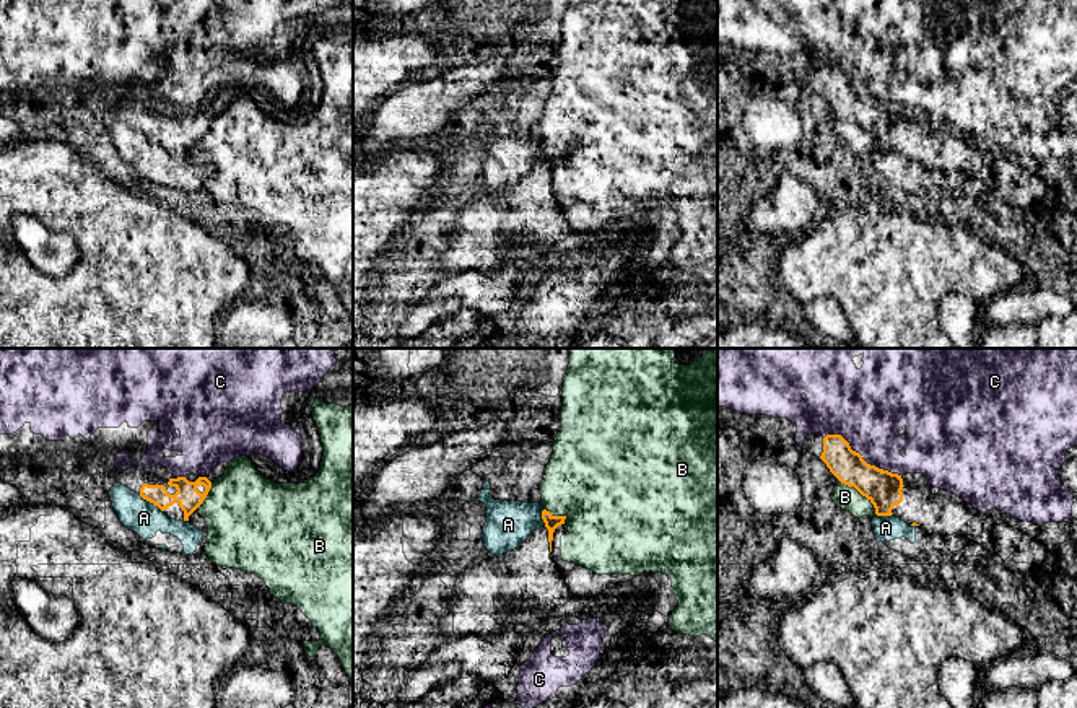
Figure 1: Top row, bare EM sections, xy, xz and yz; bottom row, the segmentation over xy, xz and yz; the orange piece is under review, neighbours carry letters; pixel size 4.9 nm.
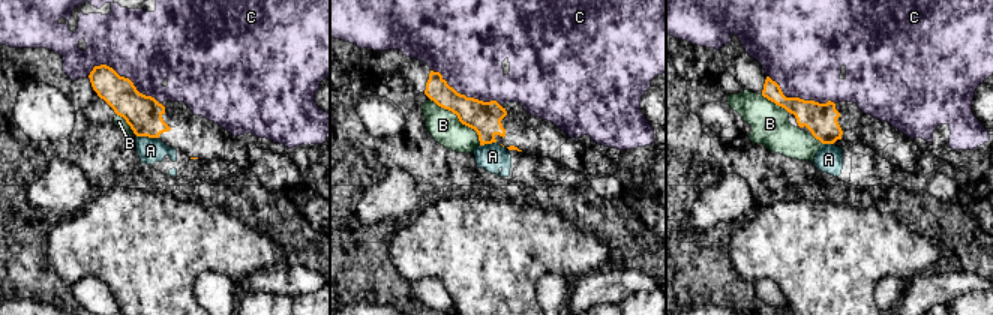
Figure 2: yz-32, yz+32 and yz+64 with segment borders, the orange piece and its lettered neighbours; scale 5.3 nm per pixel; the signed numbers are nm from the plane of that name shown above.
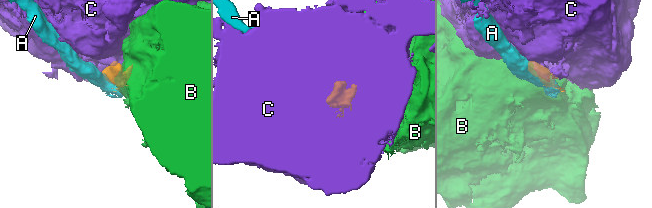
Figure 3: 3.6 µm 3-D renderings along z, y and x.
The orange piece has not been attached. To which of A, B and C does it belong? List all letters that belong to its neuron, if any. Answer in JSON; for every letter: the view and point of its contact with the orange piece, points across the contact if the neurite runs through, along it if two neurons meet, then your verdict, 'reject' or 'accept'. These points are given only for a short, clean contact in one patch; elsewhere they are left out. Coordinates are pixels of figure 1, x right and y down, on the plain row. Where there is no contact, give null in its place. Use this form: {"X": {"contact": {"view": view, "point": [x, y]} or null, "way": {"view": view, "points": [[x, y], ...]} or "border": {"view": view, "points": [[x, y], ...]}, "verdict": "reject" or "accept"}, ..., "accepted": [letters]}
{"A": {"contact": {"view": "xy", "point": [152, 137]}, "border": {"view": "xy", "points": [[139, 131], [163, 147]]}, "verdict": "reject"}, "B": {"contact": {"view": "yz", "point": [861, 129]}, "verdict": "reject"}, "C": {"contact": {"view": "yz", "point": [861, 93]}, "verdict": "reject"}, "accepted": []}

